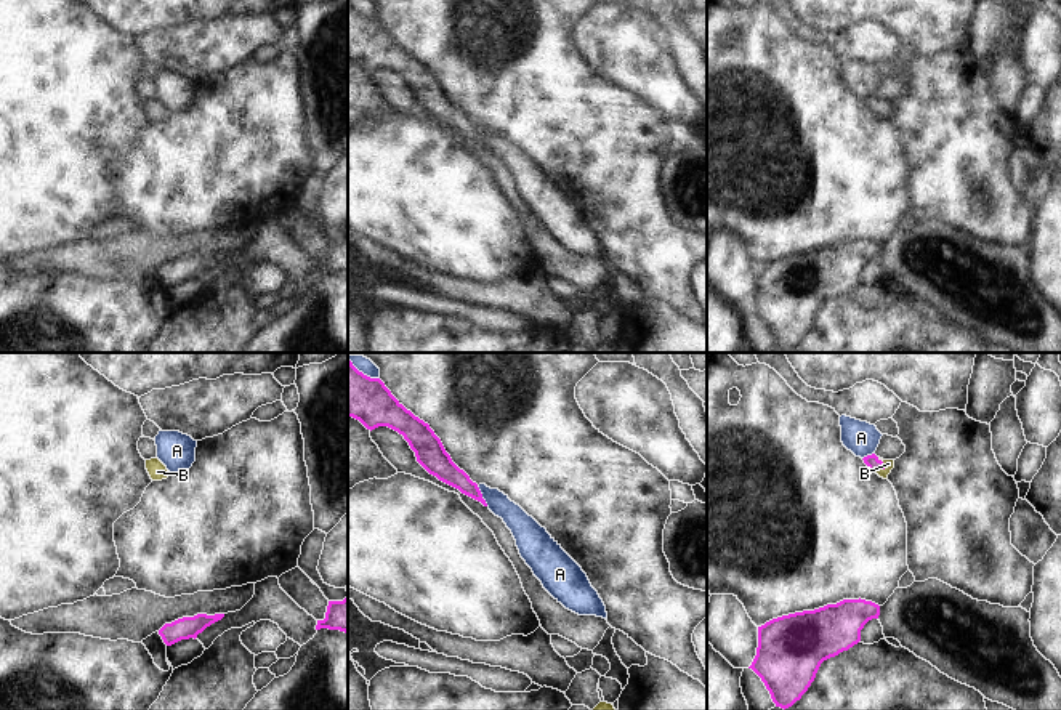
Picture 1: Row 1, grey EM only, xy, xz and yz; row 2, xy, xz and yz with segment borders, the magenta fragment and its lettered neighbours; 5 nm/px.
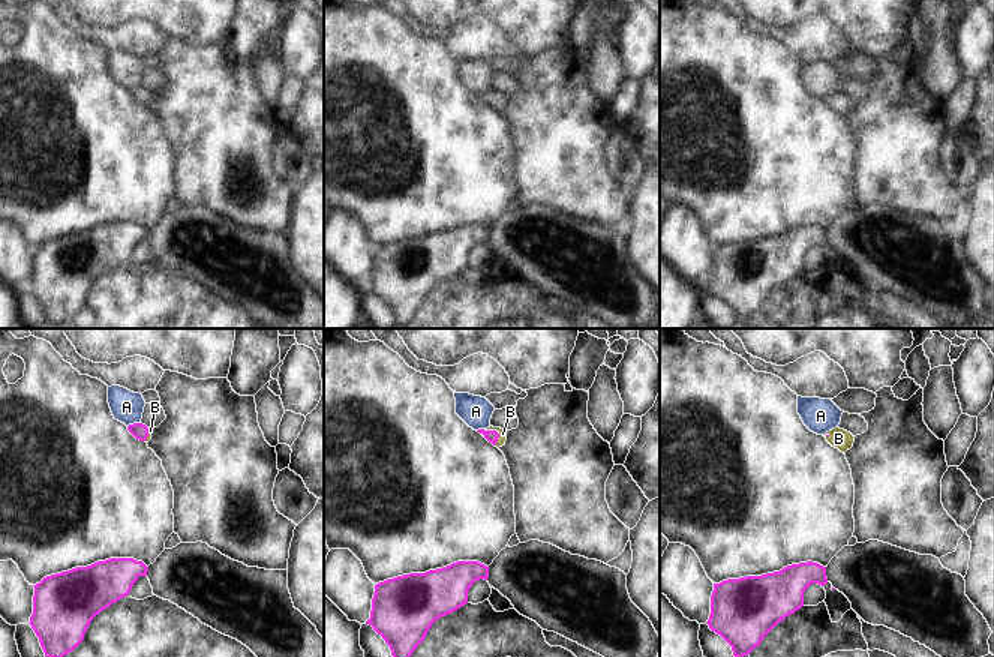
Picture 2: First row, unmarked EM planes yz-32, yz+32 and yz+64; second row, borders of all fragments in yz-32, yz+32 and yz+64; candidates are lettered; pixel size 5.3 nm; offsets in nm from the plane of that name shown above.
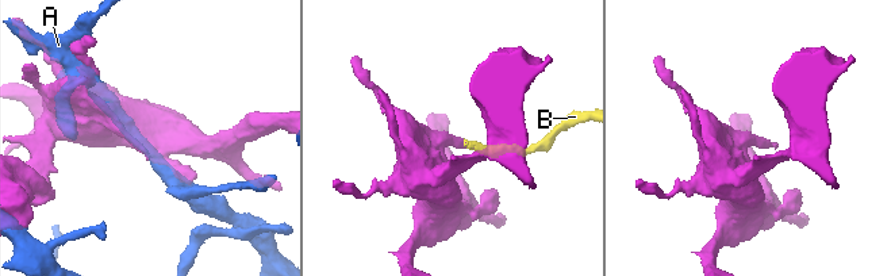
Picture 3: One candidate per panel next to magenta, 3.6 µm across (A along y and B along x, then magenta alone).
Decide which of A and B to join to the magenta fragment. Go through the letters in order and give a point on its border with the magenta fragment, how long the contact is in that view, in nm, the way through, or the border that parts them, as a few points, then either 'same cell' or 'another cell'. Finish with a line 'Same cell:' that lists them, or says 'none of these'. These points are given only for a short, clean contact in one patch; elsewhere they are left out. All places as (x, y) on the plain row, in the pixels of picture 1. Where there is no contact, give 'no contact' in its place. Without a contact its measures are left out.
A: xz (481, 137) | 120 nm | another cell
B: yz (883, 108) | 80 nm | across yz (872, 103), (883, 108), (888, 104) | same cell
Same cell: B

